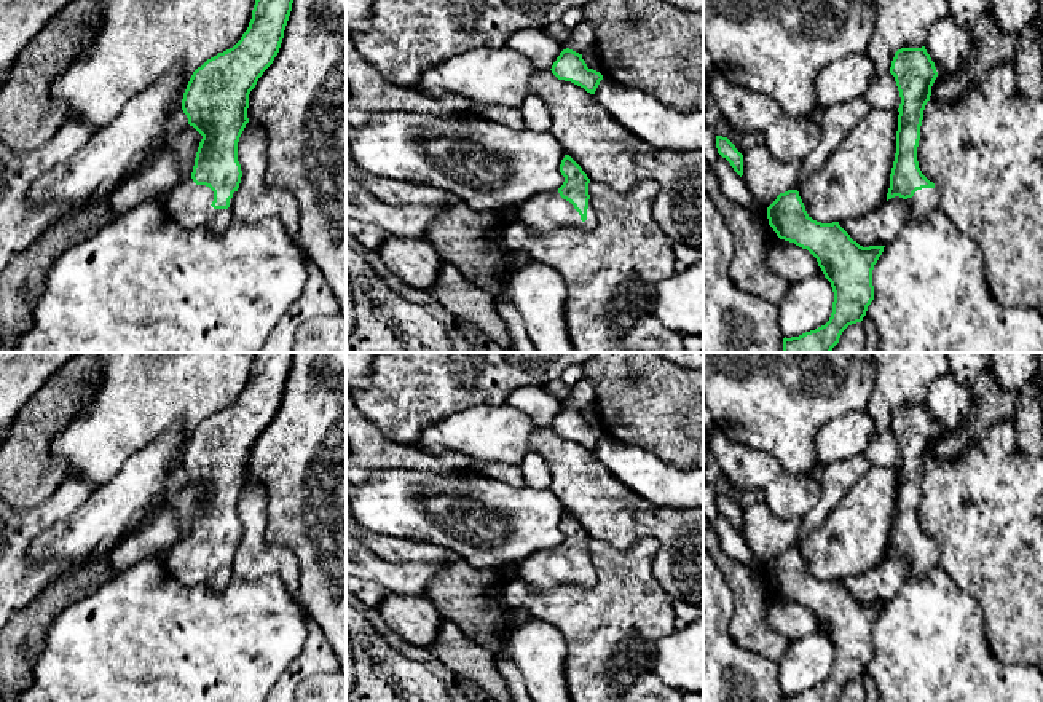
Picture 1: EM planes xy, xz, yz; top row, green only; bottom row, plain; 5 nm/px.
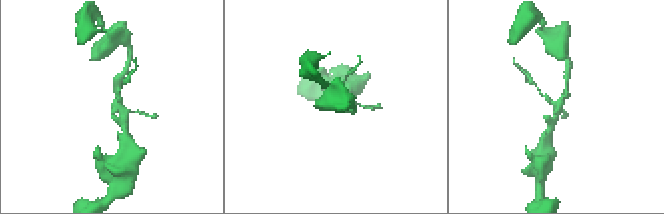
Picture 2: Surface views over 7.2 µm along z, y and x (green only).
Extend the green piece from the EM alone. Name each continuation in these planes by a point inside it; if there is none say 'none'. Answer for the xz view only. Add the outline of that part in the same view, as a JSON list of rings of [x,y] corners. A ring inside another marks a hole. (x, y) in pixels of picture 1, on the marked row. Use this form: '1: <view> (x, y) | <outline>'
1: xz (546, 211) | [[[558,190],[542,191],[518,207],[518,222],[531,233],[544,233],[558,227],[579,227],[593,230],[598,214],[588,199],[587,220],[582,222],[574,206],[563,199]]]

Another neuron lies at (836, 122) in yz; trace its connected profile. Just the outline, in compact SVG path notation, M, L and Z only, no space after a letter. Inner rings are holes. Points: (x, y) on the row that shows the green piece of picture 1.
M855 97L820 110L817 120L821 128L821 140L817 148L802 160L802 168L794 190L831 156L848 132L871 112L864 97Z

